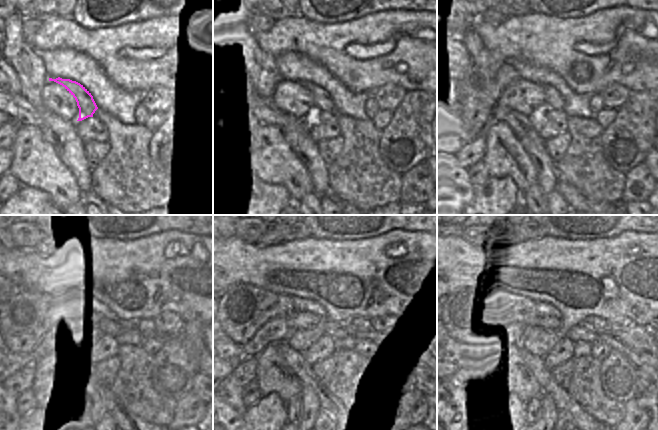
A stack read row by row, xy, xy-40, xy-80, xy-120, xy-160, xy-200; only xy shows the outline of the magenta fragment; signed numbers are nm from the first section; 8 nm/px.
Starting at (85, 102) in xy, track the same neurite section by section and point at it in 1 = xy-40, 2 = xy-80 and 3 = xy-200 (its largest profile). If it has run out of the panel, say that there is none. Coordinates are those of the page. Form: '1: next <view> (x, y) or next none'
1: next xy-40 (322, 102)
2: next xy-80 (553, 101)
3: next xy-200 (637, 343)

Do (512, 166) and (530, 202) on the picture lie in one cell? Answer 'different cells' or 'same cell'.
different cells

